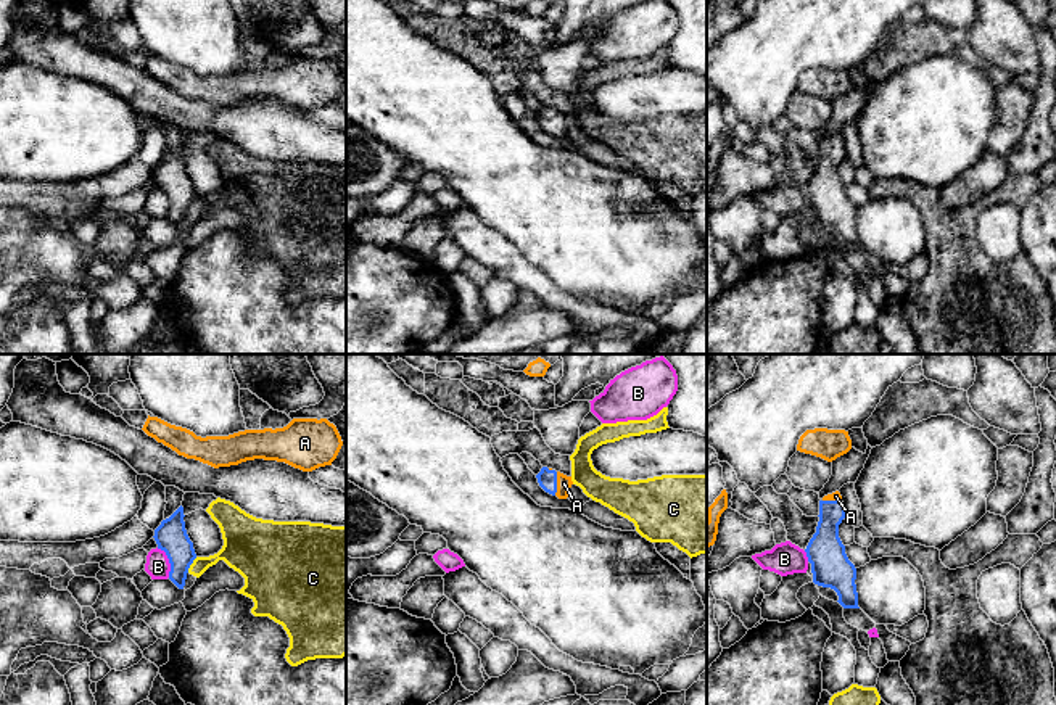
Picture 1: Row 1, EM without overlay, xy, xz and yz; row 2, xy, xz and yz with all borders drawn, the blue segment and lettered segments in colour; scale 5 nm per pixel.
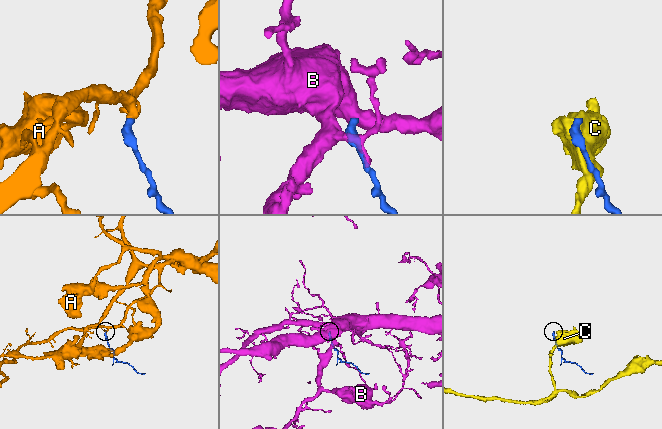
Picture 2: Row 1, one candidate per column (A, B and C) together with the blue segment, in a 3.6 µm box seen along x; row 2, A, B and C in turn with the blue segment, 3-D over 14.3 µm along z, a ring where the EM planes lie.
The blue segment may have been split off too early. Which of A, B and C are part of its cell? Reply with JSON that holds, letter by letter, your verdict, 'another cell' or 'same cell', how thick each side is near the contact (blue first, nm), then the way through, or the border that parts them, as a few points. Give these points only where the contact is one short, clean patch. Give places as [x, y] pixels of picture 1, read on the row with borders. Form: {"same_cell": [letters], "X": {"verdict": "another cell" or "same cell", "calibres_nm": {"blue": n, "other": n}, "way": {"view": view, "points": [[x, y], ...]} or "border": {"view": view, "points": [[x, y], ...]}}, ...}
{"same_cell": ["A"], "A": {"verdict": "same cell", "calibres_nm": {"blue": 100, "other": 80}, "way": {"view": "xz", "points": [[548, 478], [556, 483], [564, 483]]}}, "B": {"verdict": "another cell", "calibres_nm": {"blue": 160, "other": 120}, "border": {"view": "xy", "points": [[156, 548], [168, 559], [169, 577]]}}, "C": {"verdict": "another cell", "calibres_nm": {"blue": 160, "other": 170}}}

